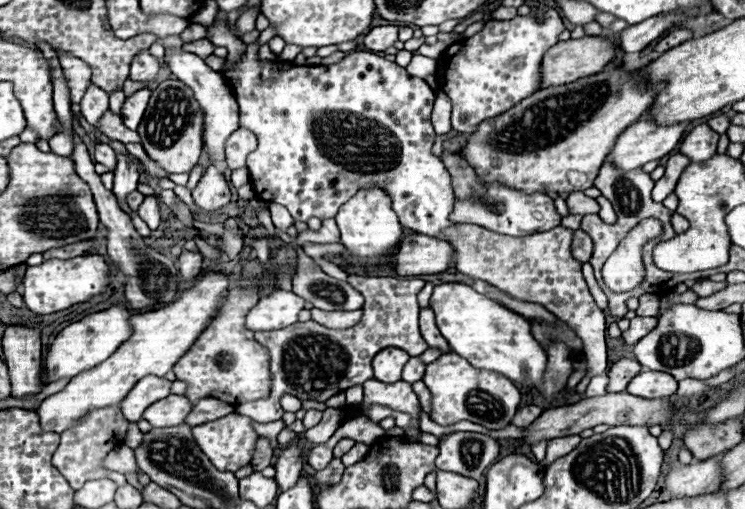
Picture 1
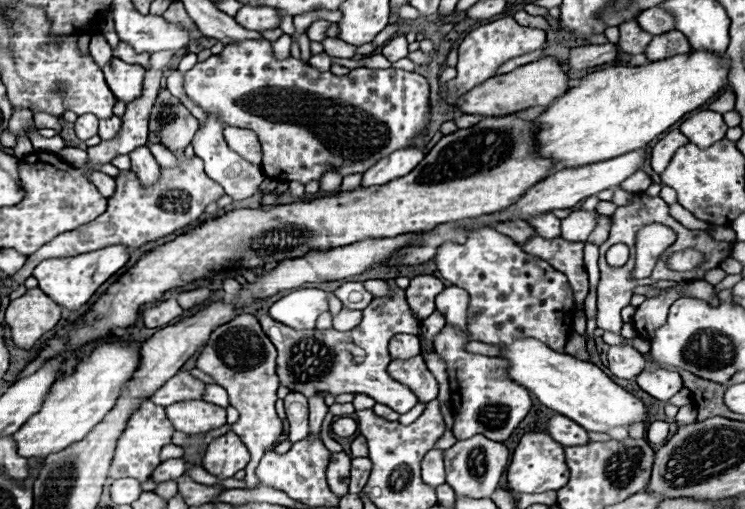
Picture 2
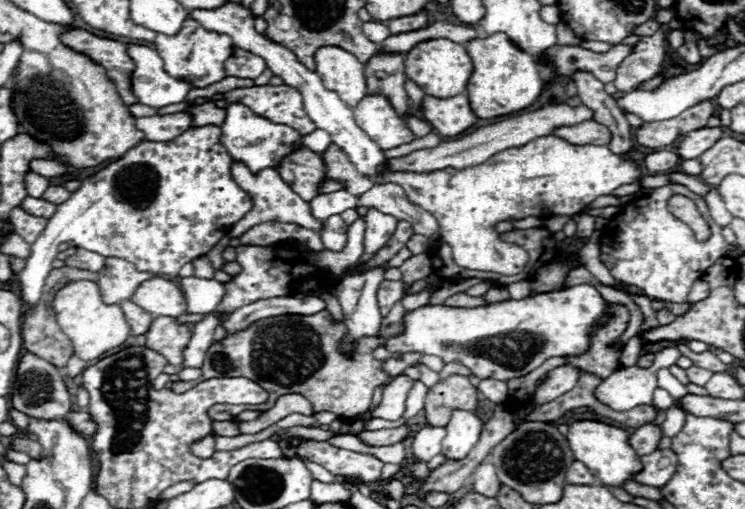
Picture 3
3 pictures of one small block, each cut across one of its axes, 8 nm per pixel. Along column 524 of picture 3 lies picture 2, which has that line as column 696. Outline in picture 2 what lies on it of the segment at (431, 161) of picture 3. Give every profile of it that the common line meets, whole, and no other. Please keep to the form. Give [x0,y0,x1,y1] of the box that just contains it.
[680,110,728,148]

